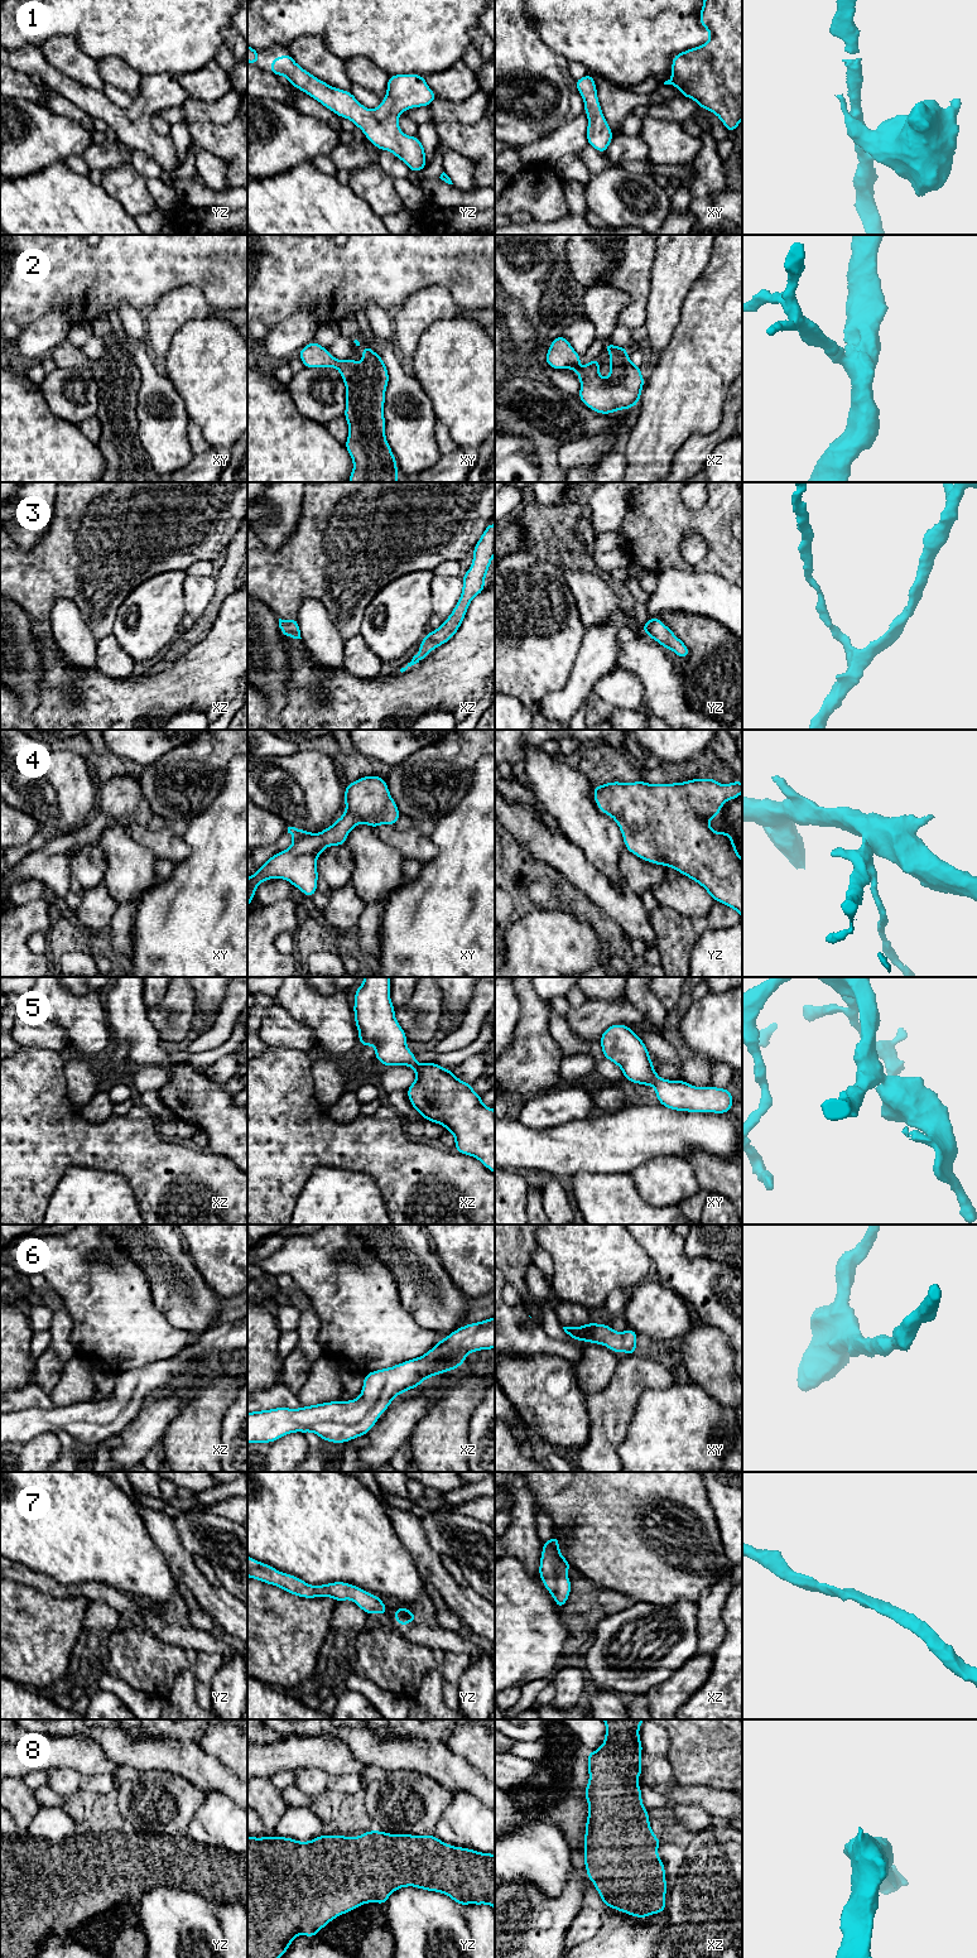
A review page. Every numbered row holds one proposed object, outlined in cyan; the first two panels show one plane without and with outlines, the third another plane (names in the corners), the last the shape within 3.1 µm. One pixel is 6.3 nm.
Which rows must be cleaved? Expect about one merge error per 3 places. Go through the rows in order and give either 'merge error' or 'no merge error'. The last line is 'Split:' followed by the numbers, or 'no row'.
1: no merge error
2: no merge error
3: no merge error
4: no merge error
5: no merge error
6: no merge error
7: no merge error
8: no merge error
Split: no row

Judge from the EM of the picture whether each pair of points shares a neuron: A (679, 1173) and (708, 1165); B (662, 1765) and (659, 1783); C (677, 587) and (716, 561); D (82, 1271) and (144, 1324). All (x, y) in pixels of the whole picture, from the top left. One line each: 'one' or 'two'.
A: two
B: one
C: two
D: one

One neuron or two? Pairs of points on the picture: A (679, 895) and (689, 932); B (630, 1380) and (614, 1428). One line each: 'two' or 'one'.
A: two
B: one

